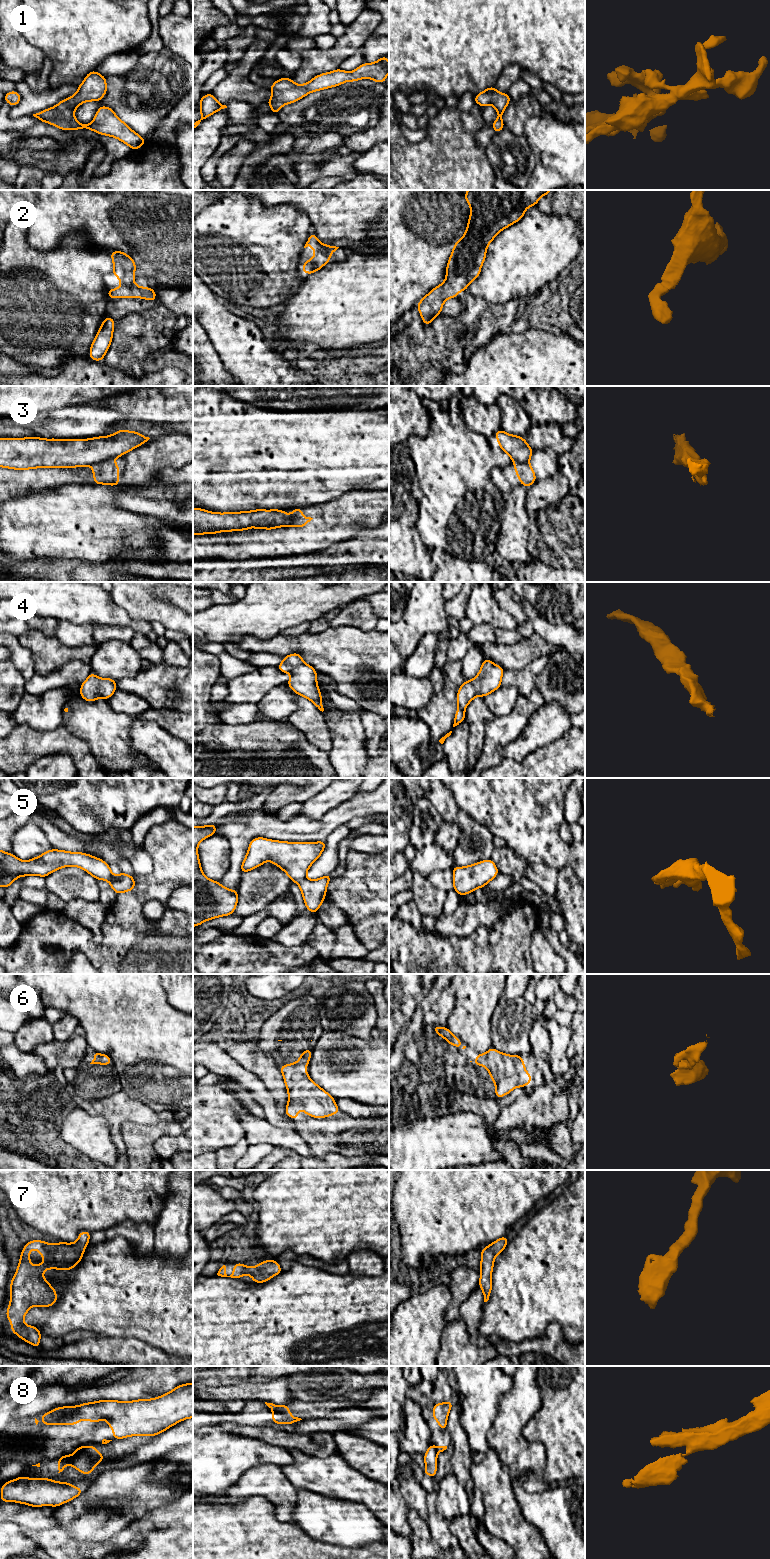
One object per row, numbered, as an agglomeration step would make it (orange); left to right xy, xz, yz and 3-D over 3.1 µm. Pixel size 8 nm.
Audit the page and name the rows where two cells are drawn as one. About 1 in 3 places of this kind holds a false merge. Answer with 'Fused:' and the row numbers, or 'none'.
Fused: 3, 8

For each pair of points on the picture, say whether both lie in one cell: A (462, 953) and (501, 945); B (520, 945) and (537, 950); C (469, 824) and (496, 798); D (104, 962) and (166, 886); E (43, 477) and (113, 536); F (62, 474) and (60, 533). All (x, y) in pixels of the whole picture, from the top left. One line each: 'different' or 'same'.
A: same
B: different
C: different
D: same
E: different
F: different

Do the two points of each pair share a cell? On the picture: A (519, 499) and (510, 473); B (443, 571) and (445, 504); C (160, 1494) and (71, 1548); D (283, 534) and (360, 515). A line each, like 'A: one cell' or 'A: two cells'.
A: two cells
B: two cells
C: two cells
D: one cell

